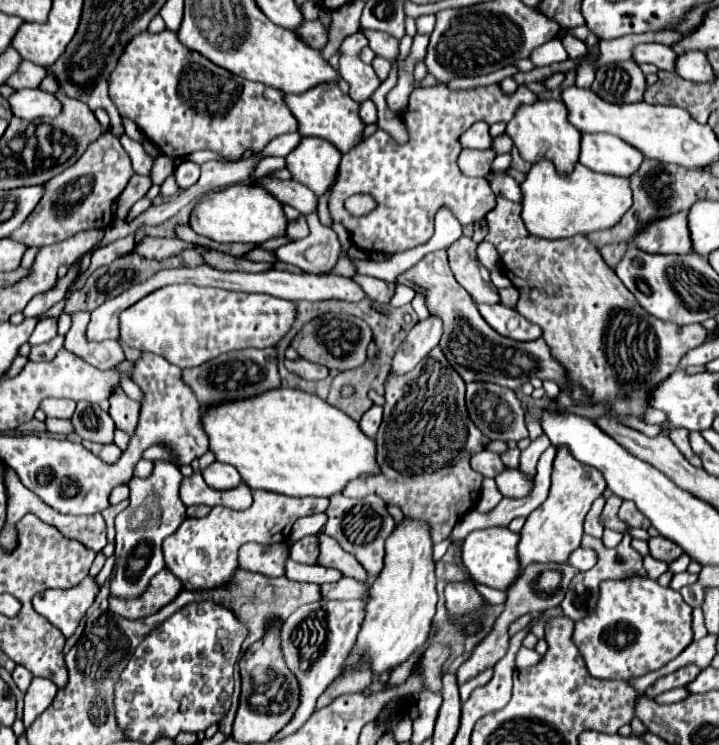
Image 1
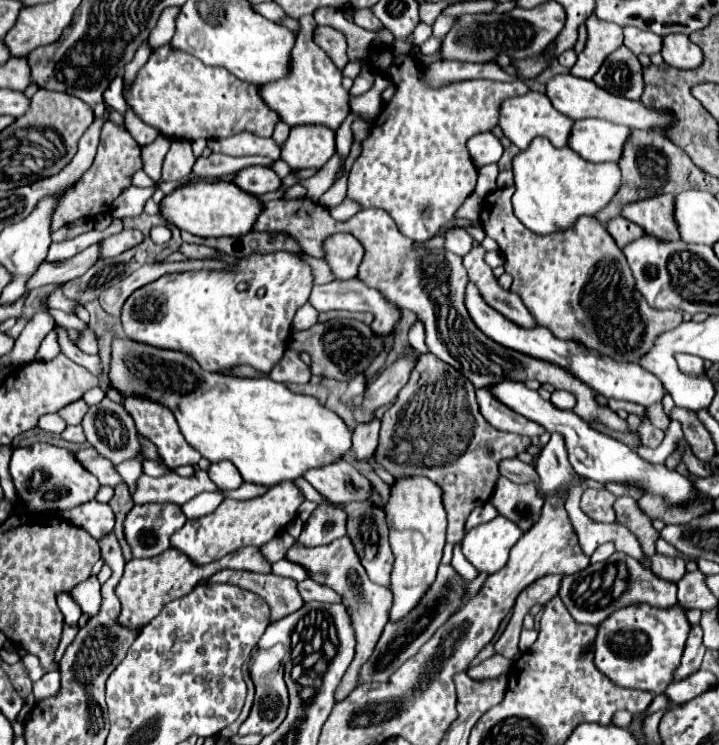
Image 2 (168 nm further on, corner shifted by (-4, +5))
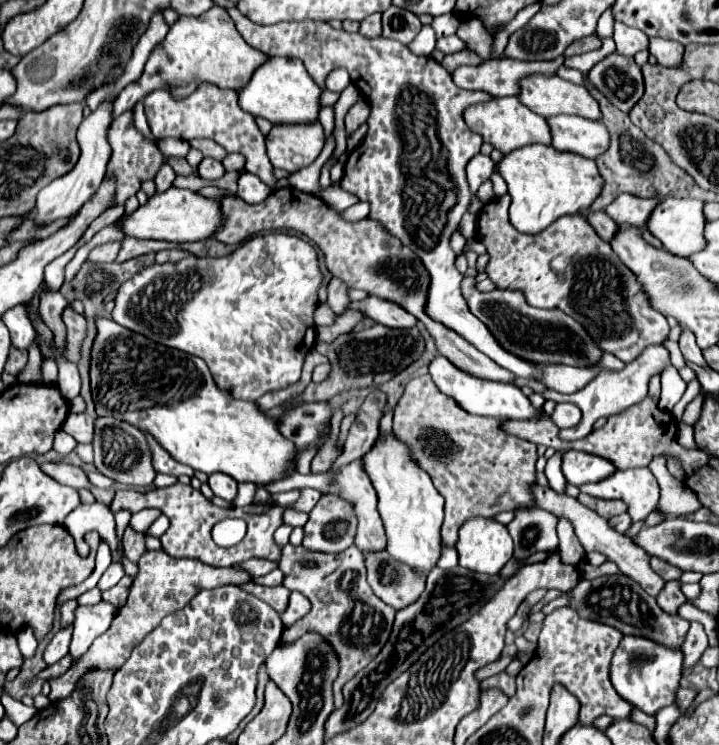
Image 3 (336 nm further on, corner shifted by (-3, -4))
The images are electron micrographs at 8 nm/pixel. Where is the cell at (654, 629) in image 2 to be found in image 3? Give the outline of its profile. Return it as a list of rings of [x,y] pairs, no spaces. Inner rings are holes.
[[[623,636],[623,642],[615,650],[611,662],[611,682],[629,704],[643,710],[649,716],[655,716],[661,708],[675,702],[675,692],[679,688],[683,668],[683,654],[675,650],[667,650],[647,638],[637,636]]]

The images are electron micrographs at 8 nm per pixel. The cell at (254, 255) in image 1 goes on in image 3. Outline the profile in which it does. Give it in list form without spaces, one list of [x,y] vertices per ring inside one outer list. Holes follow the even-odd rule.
[[[333,278],[333,280],[329,282],[327,292],[329,292],[327,302],[329,302],[331,310],[333,310],[335,314],[347,312],[347,306],[351,304],[351,300],[349,300],[349,296],[347,296],[347,294],[349,294],[349,288],[347,288],[343,282],[339,282],[337,278]]]

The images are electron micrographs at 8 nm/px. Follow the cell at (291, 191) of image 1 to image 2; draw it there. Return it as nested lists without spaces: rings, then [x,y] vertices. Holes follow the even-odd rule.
[[[246,167],[236,175],[234,183],[252,195],[266,195],[282,187],[282,179],[270,167]]]

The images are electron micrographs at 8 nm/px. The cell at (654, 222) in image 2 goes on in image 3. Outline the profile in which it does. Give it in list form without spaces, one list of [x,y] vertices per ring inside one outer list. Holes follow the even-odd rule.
[[[619,194],[605,208],[605,212],[615,222],[627,222],[627,224],[645,226],[647,214],[651,214],[651,210],[655,208],[655,202],[659,202],[659,200],[657,198],[637,198],[633,194]]]

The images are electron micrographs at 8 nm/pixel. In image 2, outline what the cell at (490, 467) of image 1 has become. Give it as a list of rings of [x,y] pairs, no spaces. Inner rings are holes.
[[[504,459],[500,461],[500,475],[508,477],[510,481],[514,483],[528,483],[528,481],[536,481],[538,483],[538,477],[536,477],[536,471],[532,469],[532,465],[528,463],[522,463],[520,459]]]

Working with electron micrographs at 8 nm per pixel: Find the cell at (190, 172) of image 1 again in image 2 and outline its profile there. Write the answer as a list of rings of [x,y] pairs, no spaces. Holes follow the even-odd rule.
[[[212,153],[210,157],[198,157],[192,171],[198,175],[198,179],[212,181],[220,175],[234,173],[234,171],[240,171],[250,165],[268,167],[270,163],[272,161],[268,157],[230,157],[230,155],[222,155],[222,153]]]

